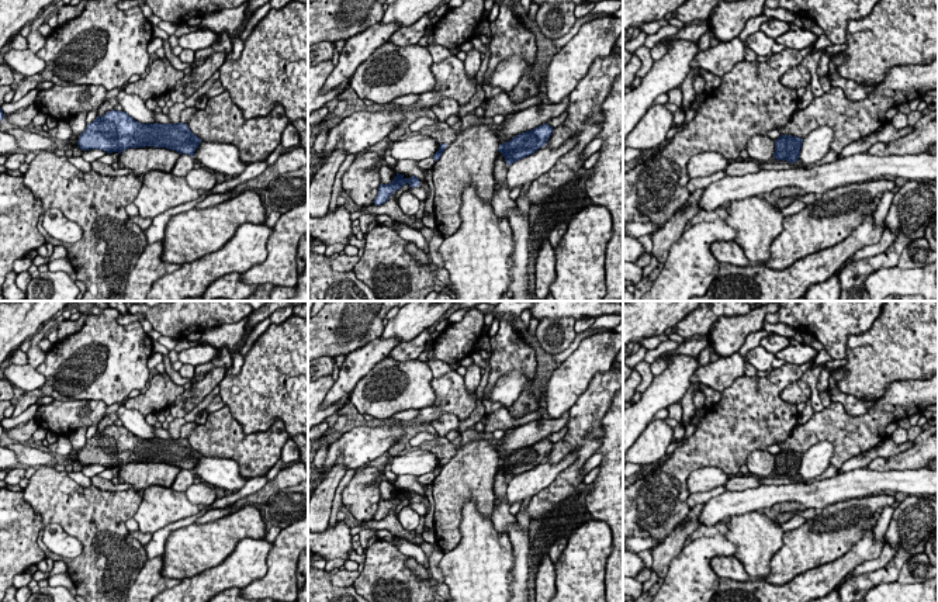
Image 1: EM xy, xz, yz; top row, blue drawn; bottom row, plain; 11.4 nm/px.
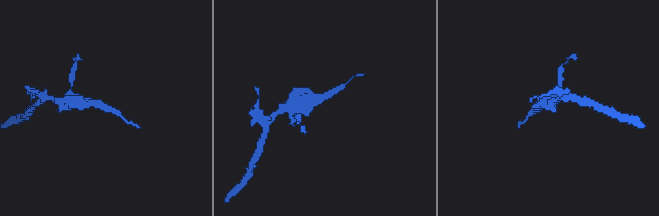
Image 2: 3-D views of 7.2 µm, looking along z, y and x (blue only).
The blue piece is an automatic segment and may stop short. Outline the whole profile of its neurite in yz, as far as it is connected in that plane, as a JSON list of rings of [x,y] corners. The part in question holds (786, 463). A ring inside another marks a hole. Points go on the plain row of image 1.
[[[780,450],[778,454],[775,454],[773,473],[776,475],[795,478],[799,474],[802,457],[803,454],[797,452]]]

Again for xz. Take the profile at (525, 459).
[[[543,439],[534,444],[513,452],[509,457],[501,459],[498,467],[502,468],[506,480],[509,481],[544,461],[551,447],[553,442]]]

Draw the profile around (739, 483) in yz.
[[[734,475],[734,477],[728,477],[728,480],[726,481],[726,488],[727,491],[745,491],[750,488],[758,488],[761,487],[762,478],[757,477],[757,475]]]

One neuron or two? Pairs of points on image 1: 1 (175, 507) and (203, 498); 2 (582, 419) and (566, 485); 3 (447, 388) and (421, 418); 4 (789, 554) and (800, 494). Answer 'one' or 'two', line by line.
1: two
2: one
3: one
4: two

